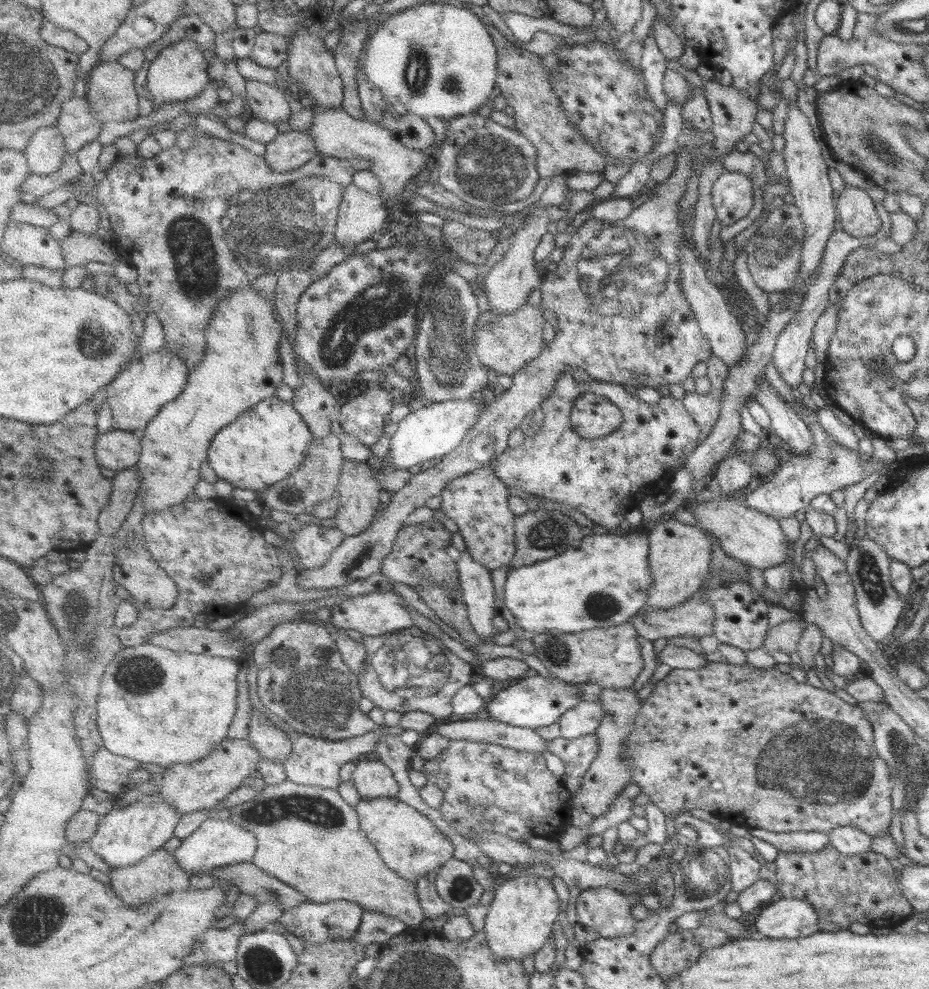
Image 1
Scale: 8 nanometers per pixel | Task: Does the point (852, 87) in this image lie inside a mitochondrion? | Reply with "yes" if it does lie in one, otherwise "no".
no

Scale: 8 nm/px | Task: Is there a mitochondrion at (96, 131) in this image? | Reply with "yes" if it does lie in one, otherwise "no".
no

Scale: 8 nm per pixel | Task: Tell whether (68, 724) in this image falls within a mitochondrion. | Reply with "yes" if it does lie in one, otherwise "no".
no

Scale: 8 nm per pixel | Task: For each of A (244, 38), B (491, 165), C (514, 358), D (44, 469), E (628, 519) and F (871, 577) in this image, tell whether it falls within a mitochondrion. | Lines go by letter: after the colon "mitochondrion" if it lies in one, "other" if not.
A: other
B: mitochondrion
C: other
D: mitochondrion
E: other
F: mitochondrion

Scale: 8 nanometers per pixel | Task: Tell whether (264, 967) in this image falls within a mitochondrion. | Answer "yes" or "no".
yes

